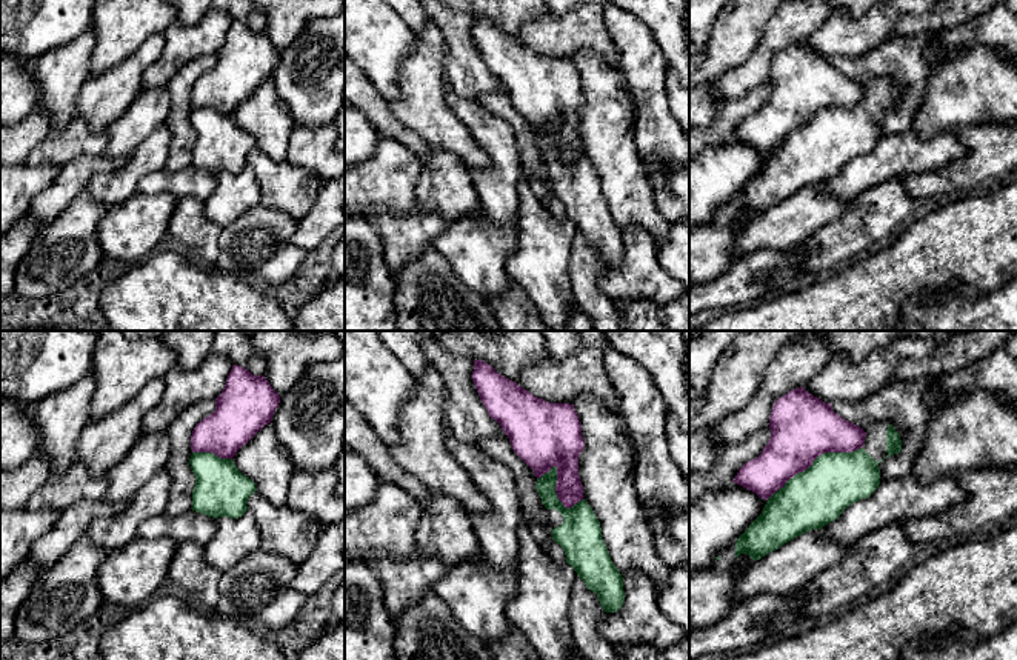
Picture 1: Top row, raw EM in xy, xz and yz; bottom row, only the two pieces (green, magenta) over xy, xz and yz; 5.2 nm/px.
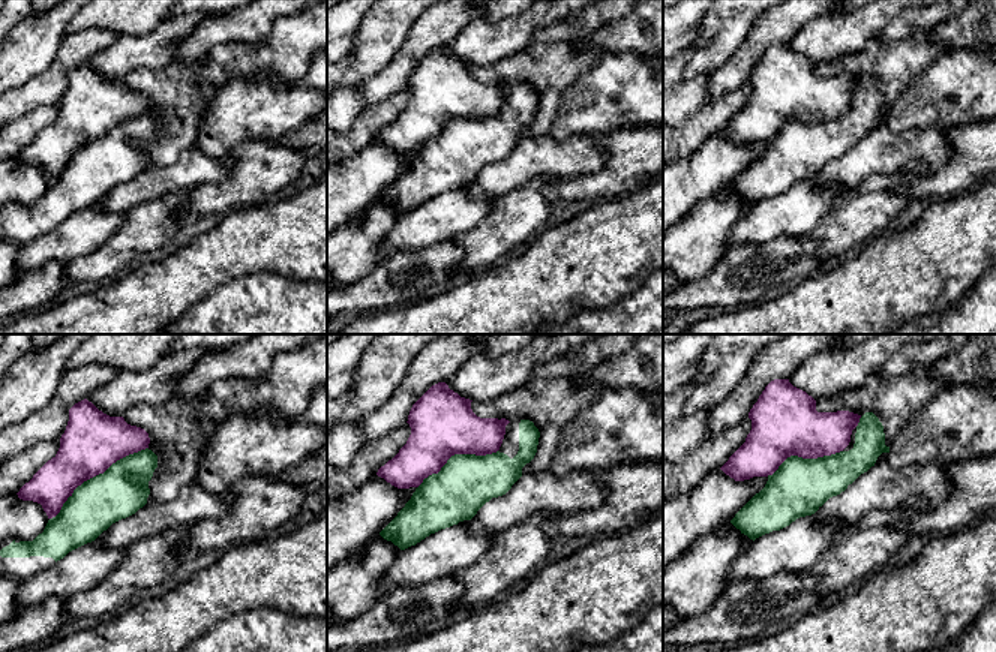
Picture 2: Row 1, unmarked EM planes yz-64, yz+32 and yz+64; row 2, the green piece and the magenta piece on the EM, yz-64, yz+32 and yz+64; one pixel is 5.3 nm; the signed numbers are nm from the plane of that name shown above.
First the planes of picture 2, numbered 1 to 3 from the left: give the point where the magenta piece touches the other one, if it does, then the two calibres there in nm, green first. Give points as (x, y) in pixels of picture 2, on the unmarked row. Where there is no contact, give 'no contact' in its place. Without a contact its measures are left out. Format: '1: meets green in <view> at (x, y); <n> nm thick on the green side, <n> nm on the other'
1: meets green in yz-64 at (96, 140); 280 nm thick on the green side, 320 nm on the other
2: meets green in yz+32 at (455, 119); 300 nm thick on the green side, 340 nm on the other
3: meets green in yz+64 at (804, 123); 300 nm thick on the green side, 360 nm on the other

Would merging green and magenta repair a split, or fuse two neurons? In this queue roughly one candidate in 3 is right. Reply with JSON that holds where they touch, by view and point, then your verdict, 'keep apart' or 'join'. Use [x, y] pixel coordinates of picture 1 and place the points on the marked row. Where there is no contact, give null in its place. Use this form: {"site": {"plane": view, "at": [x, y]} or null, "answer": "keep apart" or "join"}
{"site": {"plane": "yz", "at": [814, 460]}, "answer": "keep apart"}

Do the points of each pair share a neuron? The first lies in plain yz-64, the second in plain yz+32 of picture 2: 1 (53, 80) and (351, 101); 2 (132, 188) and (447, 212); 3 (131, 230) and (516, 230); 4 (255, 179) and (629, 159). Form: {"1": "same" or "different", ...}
{"1": "different", "2": "different", "3": "same", "4": "same"}

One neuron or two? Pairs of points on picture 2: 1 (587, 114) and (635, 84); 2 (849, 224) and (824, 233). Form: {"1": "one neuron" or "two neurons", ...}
{"1": "one neuron", "2": "one neuron"}

